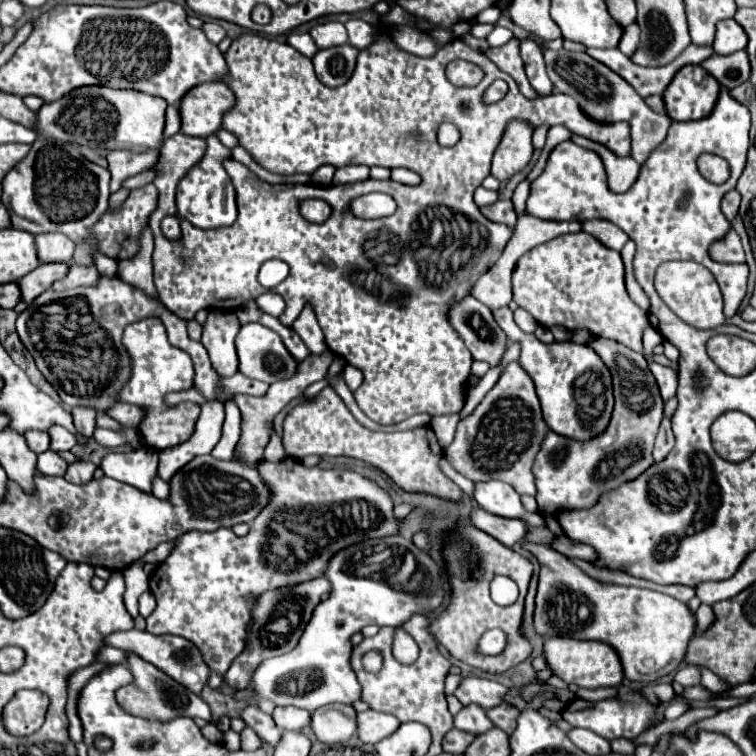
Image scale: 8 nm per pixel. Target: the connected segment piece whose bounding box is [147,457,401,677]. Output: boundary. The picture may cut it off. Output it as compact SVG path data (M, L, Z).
M285 457L277 463L261 461L257 463L257 471L265 485L273 489L273 497L269 497L269 505L255 517L245 537L237 537L231 529L211 533L189 531L177 537L173 553L159 563L149 577L149 591L157 599L157 609L147 617L147 631L153 635L171 633L189 639L201 651L209 669L221 677L227 673L231 661L245 649L251 611L261 593L321 577L333 553L365 539L397 535L401 527L401 521L393 515L393 499L389 493L357 471L341 467L305 467L295 457Z

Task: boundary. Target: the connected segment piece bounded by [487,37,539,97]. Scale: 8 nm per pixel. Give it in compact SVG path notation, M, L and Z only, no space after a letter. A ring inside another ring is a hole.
M513 37L513 39L511 39L509 43L505 43L503 47L487 49L487 55L491 57L491 61L493 61L501 71L509 73L509 75L517 81L517 85L519 85L519 89L521 89L521 93L523 93L525 97L539 97L539 95L533 91L533 87L529 85L529 81L527 81L527 75L525 75L525 69L523 69L523 61L521 61L521 55L519 55L519 39L517 39L517 37Z

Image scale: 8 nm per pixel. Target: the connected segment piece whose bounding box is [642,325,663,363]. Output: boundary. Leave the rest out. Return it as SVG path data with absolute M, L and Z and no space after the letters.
M650 325L644 330L643 333L643 354L648 363L651 363L651 355L653 354L653 348L662 343L662 335L660 333L657 333L653 327Z

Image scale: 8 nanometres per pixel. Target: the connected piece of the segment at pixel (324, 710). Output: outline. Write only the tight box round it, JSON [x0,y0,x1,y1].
[311,705,357,745]

